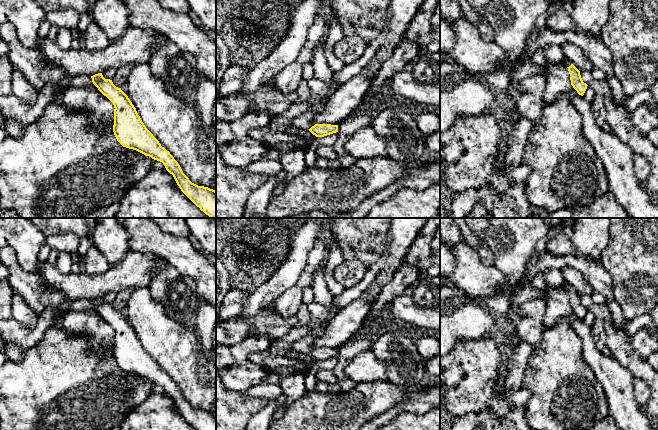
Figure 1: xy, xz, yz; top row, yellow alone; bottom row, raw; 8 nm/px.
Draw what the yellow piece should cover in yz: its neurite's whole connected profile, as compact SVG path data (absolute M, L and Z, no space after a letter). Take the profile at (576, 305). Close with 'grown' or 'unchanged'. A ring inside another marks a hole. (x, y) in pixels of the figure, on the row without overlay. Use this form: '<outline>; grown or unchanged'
M566 282L561 285L561 288L568 292L571 309L573 310L573 312L577 315L579 319L583 320L588 309L583 306L580 295Z; grown

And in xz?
M326 323L314 327L311 332L301 339L292 343L292 349L303 354L309 354L316 361L324 361L338 356L338 349L317 348L314 340L323 333Z; grown

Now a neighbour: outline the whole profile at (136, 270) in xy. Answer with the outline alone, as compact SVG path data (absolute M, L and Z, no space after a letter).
M130 250L120 263L102 274L63 274L48 262L37 273L43 284L71 300L93 300L109 292L148 286L161 262L166 261L159 255Z

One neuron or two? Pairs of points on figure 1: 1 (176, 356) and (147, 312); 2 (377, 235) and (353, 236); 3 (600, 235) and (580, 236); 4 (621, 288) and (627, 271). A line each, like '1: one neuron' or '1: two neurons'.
1: one neuron
2: one neuron
3: one neuron
4: one neuron

